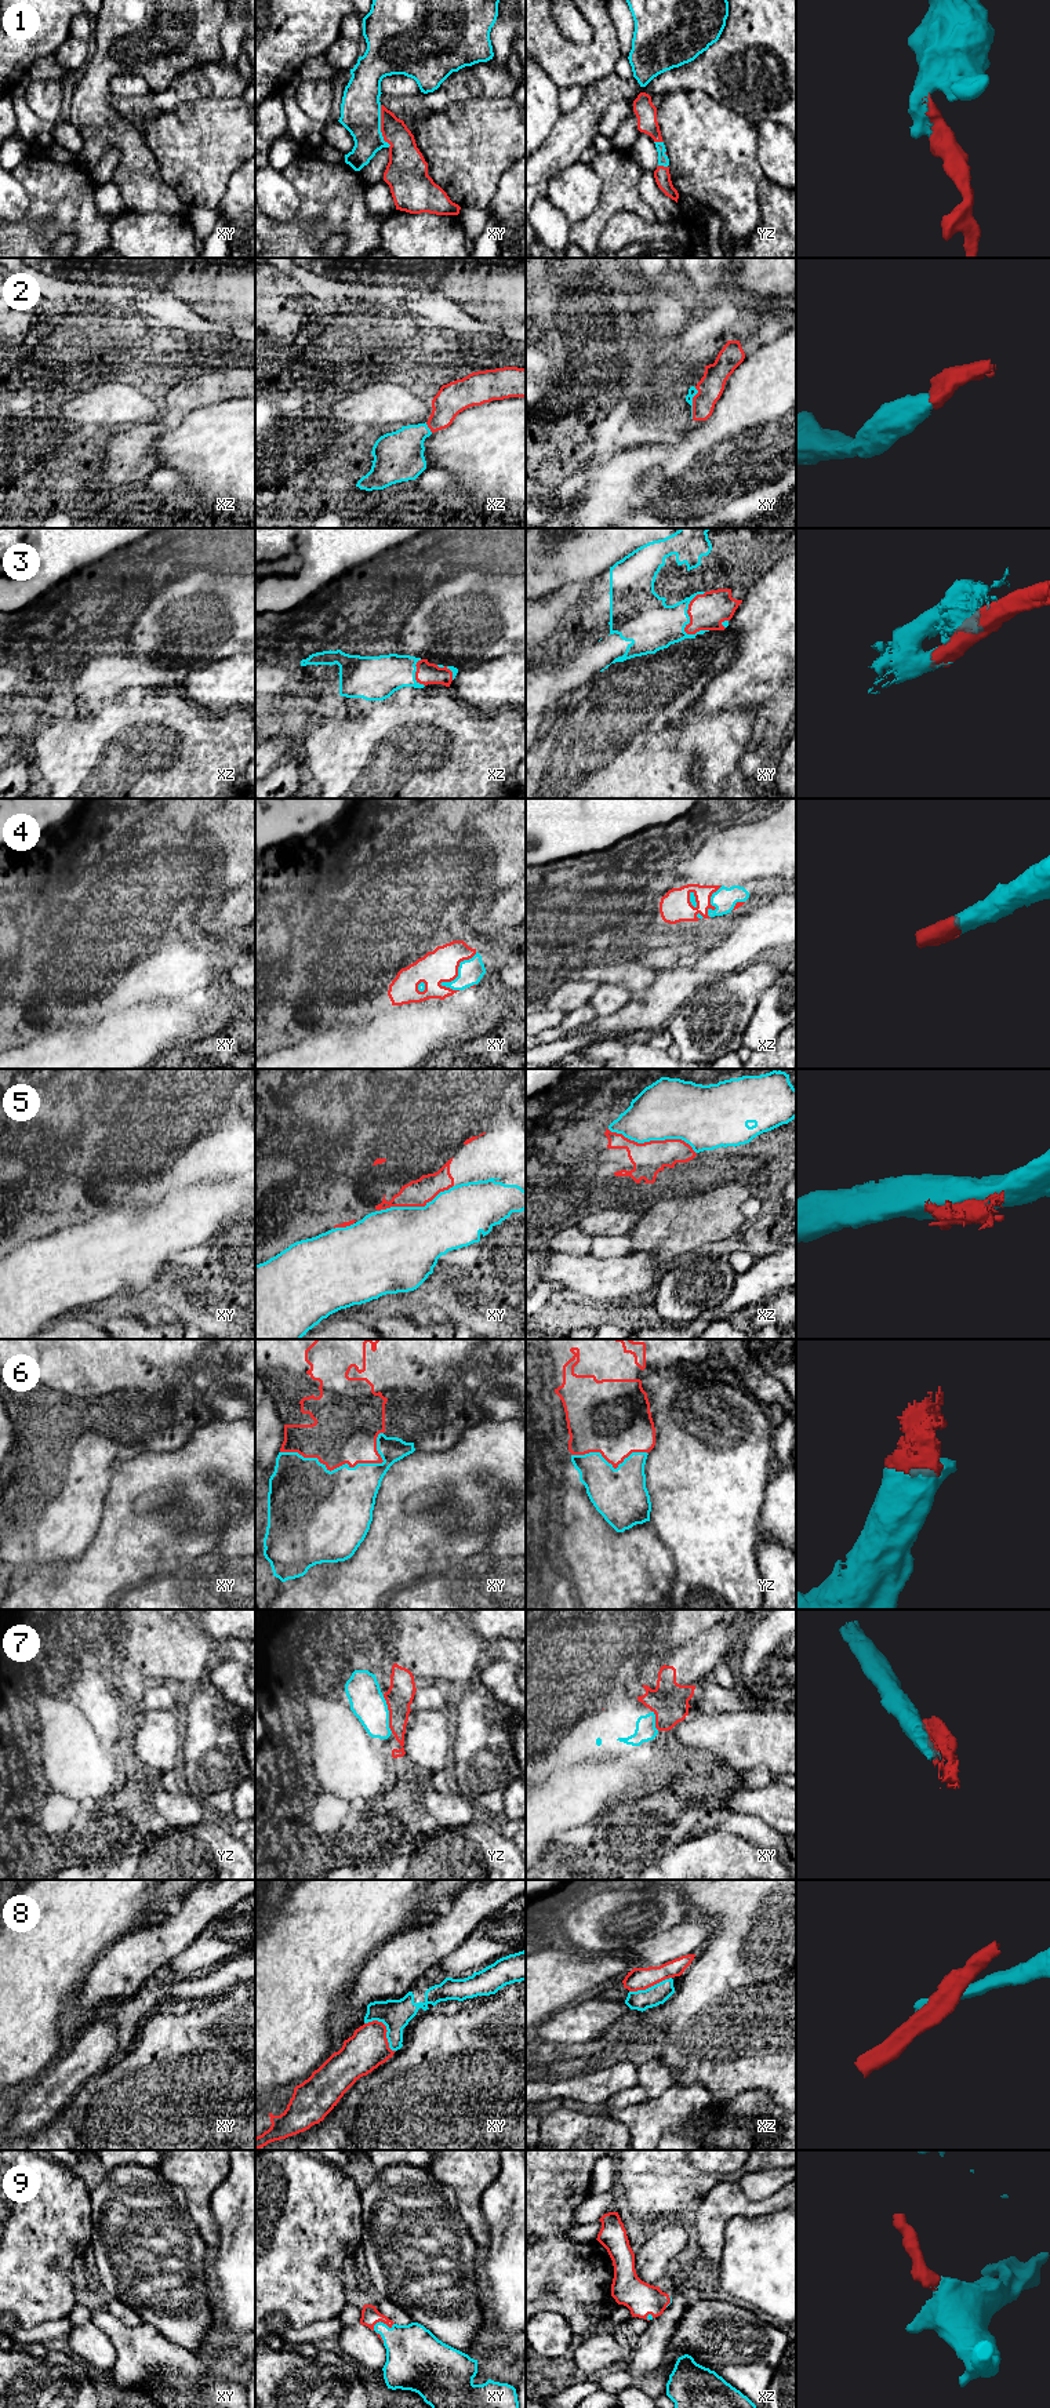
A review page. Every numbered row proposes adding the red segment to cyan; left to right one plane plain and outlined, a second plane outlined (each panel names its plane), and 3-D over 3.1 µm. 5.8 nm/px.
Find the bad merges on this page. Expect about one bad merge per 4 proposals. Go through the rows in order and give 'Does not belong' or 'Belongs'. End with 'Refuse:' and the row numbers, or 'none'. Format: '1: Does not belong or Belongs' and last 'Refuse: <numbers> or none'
1: Belongs
2: Belongs
3: Belongs
4: Belongs
5: Does not belong
6: Belongs
7: Does not belong
8: Does not belong
9: Belongs
Refuse: 5, 7, 8

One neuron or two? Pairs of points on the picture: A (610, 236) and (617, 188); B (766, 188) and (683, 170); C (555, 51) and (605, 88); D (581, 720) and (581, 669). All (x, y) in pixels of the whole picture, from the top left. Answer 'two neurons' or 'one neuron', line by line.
A: two neurons
B: two neurons
C: two neurons
D: two neurons

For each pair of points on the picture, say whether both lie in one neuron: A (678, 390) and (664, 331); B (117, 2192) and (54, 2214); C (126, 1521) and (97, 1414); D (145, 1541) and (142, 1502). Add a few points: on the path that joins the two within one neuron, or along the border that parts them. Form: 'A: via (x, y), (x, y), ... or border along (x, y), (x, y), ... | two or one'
A: via (662, 378), (649, 364), (649, 346) | one
B: border along (88, 2190), (90, 2234) | two
C: border along (137, 1454), (127, 1459), (113, 1476), (102, 1506) | two
D: border along (171, 1494), (164, 1502), (148, 1512), (134, 1510) | two

